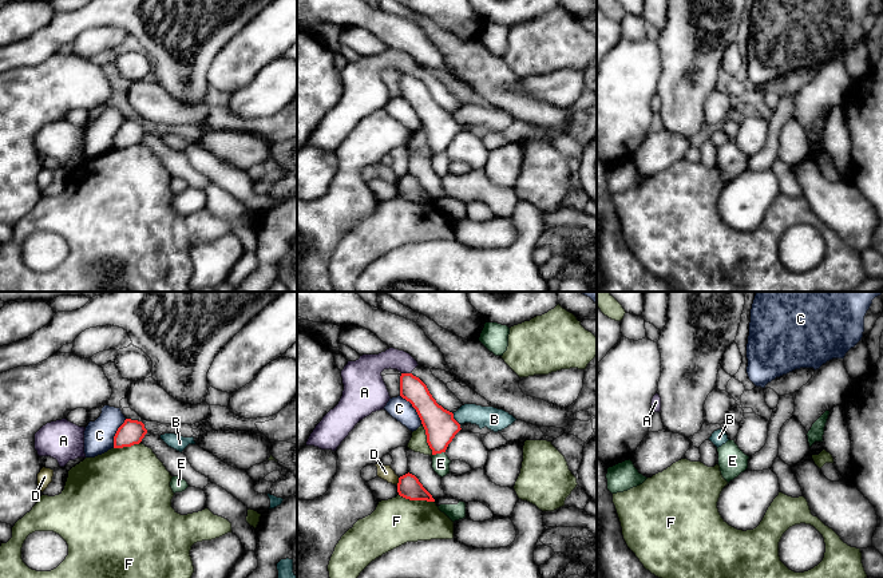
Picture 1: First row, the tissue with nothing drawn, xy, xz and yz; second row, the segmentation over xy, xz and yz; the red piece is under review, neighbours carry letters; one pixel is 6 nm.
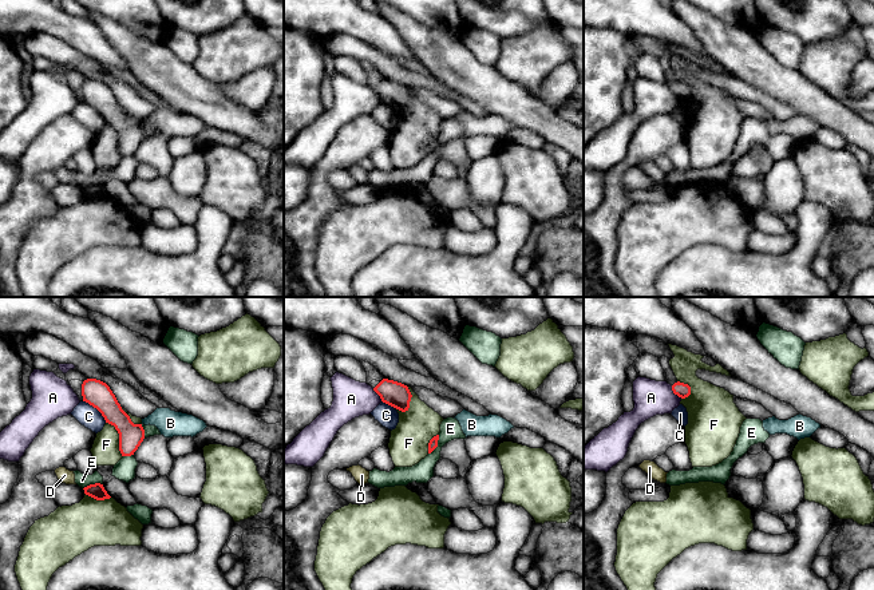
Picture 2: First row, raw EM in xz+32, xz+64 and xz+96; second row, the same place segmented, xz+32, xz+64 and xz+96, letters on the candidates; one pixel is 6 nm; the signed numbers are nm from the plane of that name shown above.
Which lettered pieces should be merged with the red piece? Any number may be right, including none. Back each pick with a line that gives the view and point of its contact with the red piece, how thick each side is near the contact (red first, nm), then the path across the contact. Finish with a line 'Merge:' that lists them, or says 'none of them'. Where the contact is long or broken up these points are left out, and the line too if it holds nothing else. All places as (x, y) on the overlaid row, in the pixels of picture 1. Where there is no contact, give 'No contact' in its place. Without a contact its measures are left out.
Merge: none of them

